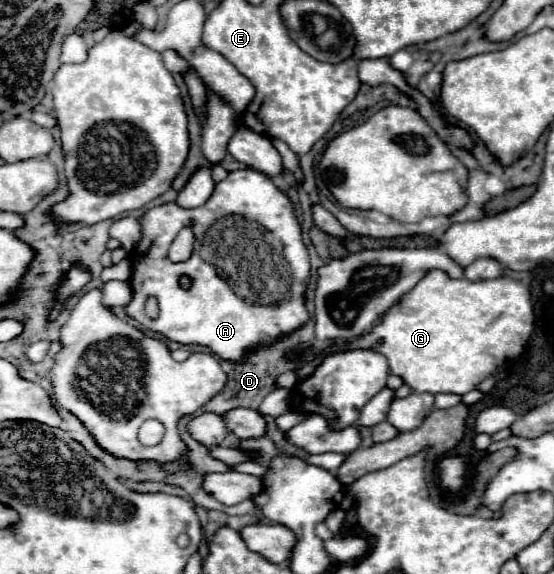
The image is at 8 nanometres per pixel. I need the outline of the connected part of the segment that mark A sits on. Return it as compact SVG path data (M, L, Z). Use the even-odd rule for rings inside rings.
M255 169L233 171L227 179L215 183L215 191L205 201L205 205L197 209L183 209L177 203L165 203L147 209L139 223L143 227L143 235L131 253L133 271L129 285L133 299L125 307L125 313L145 325L145 329L181 345L199 343L227 361L243 361L251 347L267 345L279 335L295 331L309 319L309 313L303 305L305 287L311 277L309 253L301 241L301 227L289 199L273 185L267 175ZM183 227L191 227L197 237L195 253L189 261L173 265L167 259L167 251ZM183 275L189 277L189 287L181 287L179 281ZM147 297L155 297L159 303L159 317L153 321L145 315Z

